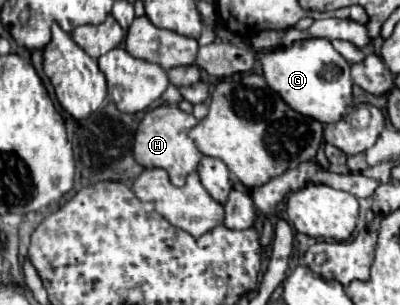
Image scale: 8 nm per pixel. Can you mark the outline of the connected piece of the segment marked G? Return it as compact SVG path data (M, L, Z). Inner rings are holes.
M328 39L298 41L288 49L258 53L264 79L294 111L318 119L320 123L336 123L344 117L352 103L352 75L348 61L332 47Z

